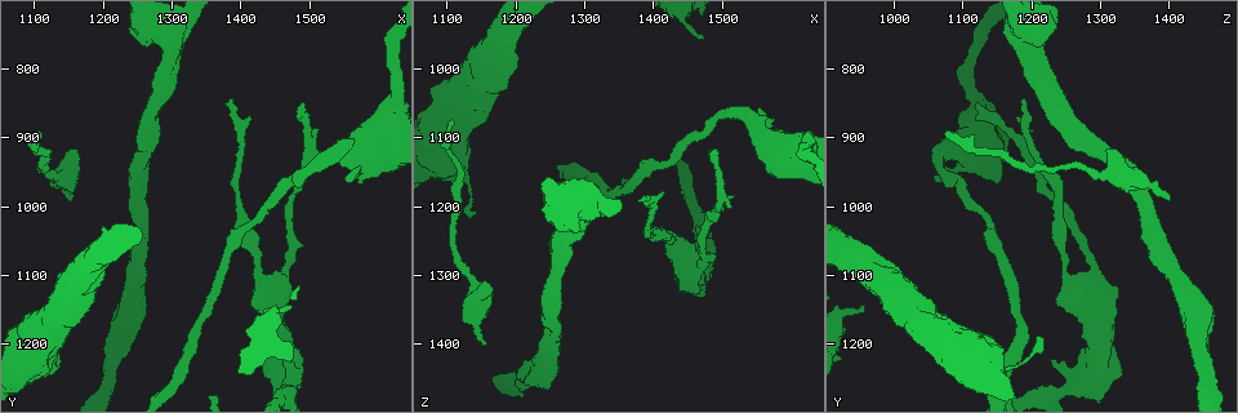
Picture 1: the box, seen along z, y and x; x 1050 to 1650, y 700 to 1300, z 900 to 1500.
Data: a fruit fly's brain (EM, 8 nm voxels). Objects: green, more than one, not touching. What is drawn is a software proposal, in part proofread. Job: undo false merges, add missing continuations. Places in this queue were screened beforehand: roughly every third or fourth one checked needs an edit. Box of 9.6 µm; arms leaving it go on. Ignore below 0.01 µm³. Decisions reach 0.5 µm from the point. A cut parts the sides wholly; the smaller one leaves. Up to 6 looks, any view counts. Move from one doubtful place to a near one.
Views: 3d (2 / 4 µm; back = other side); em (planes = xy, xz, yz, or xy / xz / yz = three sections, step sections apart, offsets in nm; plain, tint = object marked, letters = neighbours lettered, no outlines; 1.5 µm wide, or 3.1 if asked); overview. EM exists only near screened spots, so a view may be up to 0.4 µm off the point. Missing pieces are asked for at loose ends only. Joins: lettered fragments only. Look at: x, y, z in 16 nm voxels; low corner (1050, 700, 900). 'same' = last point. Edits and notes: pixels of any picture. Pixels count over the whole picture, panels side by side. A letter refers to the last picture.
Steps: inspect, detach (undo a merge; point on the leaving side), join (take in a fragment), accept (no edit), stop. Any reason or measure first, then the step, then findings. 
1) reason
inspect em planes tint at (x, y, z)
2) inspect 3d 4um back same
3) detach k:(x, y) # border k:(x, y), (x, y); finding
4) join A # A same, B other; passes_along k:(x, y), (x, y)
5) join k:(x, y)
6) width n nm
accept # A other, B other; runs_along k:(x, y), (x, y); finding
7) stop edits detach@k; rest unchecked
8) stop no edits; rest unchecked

thin end
inspect em xy step 4 tint at (1140, 1190, 1210)

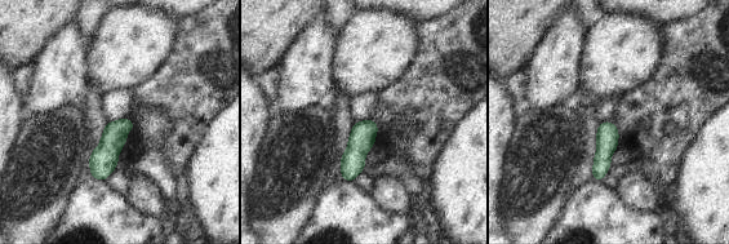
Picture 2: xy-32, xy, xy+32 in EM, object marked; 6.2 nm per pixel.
cut it another way
inspect em planes letters same

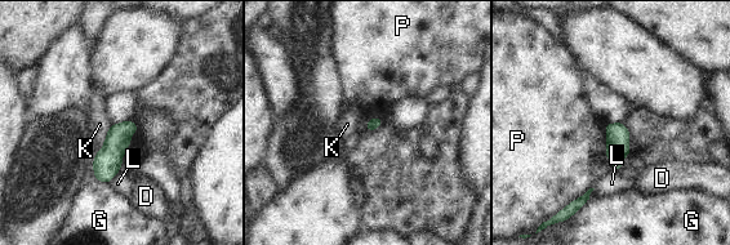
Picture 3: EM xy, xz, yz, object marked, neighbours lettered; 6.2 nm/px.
accept # D other, G other, K other, L other, P other; border 3:(605, 124), (605, 156), (614, 169); none of them fits

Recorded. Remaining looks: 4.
thick end
inspect 3d 4um at (1460, 1130, 1325)

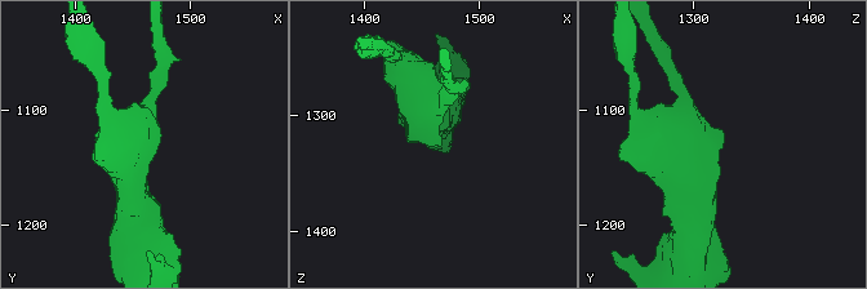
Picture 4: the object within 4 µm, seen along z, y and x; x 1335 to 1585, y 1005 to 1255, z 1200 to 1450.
shape alone is not enough
inspect em yz step 8 tint at (1460, 1130, 1330)

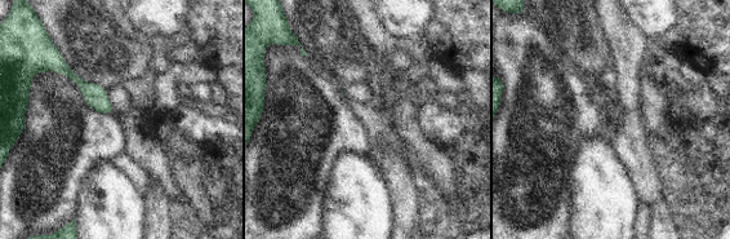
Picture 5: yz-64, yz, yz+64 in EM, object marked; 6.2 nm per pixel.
inspect em planes letters same

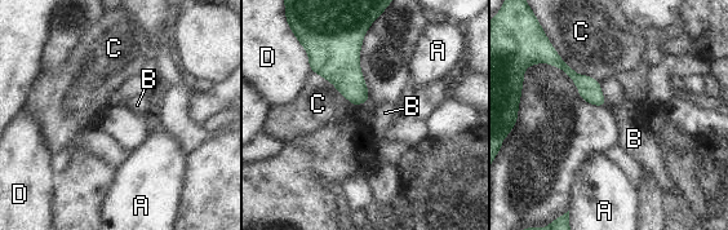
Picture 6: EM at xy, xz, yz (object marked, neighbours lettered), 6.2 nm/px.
longest_contact C 360 nm
join 6:(631, 133) # A other, B same, C other, D other; passes_along 6:(589, 88), (604, 104), (631, 133); the neuron continues

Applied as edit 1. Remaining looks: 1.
branch stops here
inspect em xz step 4 letters at (1110, 895, 1075)

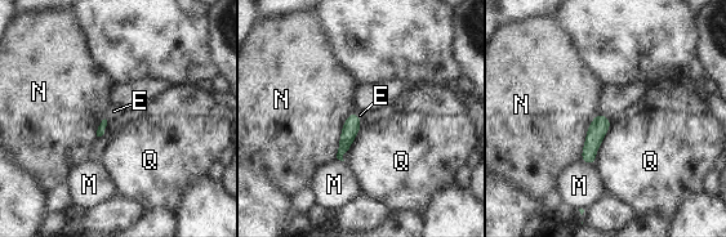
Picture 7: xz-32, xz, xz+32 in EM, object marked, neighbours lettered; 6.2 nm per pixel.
longest_contact N 320 nm
join 7:(114, 111) # E same, M other, N other, Q other; passes_along 7:(105, 120), (107, 116), (114, 111); the neuron continues

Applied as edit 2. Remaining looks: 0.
stop edits join@6, join@7; rest unchecked

